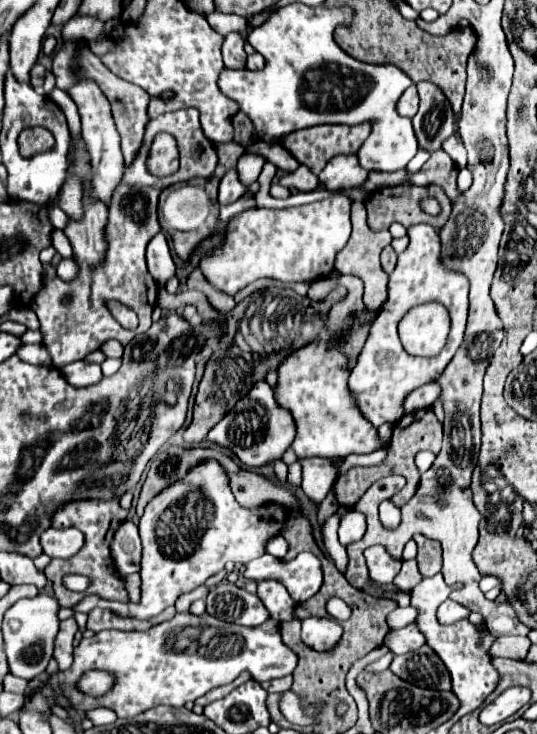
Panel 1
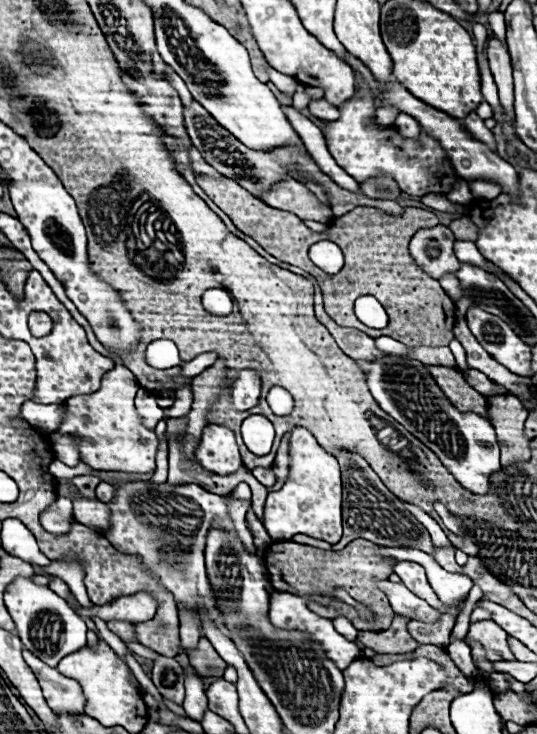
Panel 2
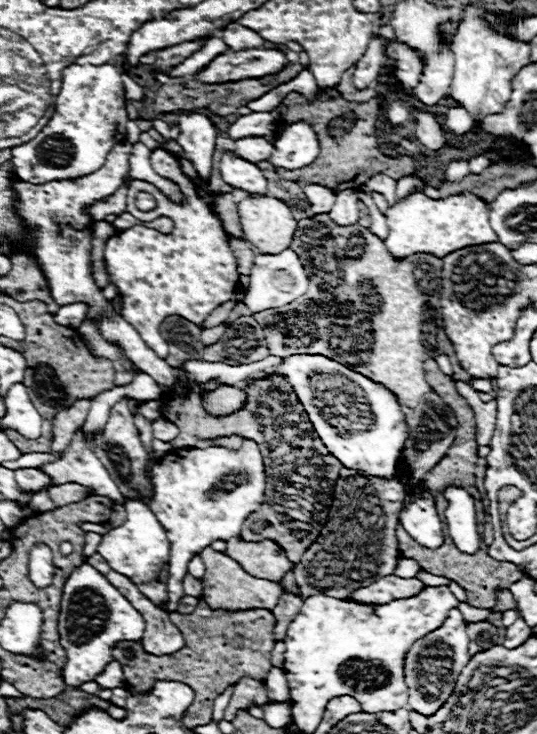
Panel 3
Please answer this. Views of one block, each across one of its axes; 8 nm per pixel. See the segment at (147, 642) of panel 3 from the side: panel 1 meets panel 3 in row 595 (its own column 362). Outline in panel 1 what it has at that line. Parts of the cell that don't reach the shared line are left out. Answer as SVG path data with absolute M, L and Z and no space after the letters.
M372 122L366 124L356 124L356 126L342 126L342 124L318 124L314 128L302 128L298 132L290 132L290 136L282 136L280 144L292 152L292 156L300 162L306 164L314 174L318 174L326 162L336 156L336 154L356 154L360 144L368 138L372 128Z

